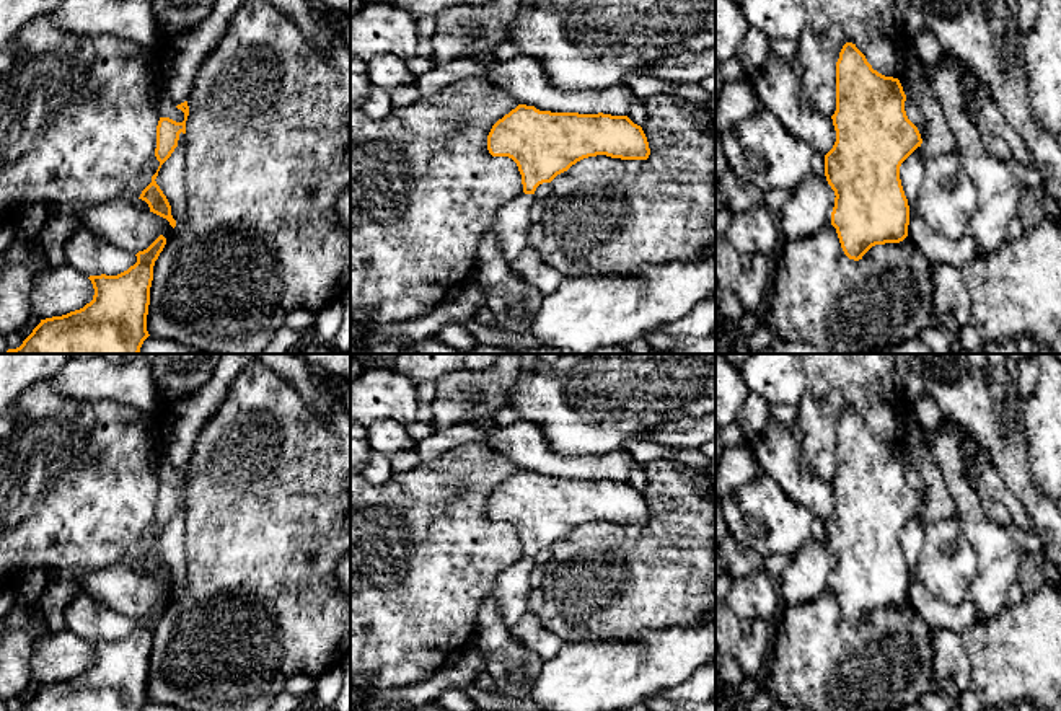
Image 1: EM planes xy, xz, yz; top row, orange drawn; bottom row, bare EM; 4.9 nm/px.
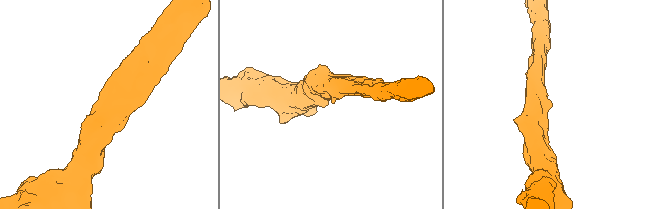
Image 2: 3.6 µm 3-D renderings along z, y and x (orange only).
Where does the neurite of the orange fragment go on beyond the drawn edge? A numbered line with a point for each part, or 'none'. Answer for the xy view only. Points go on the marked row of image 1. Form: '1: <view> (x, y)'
none

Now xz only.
1: xz (510, 224)

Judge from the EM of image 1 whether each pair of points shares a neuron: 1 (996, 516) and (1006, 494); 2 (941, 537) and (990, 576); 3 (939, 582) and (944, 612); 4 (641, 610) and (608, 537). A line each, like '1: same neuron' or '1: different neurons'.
1: different neurons
2: different neurons
3: different neurons
4: same neuron

